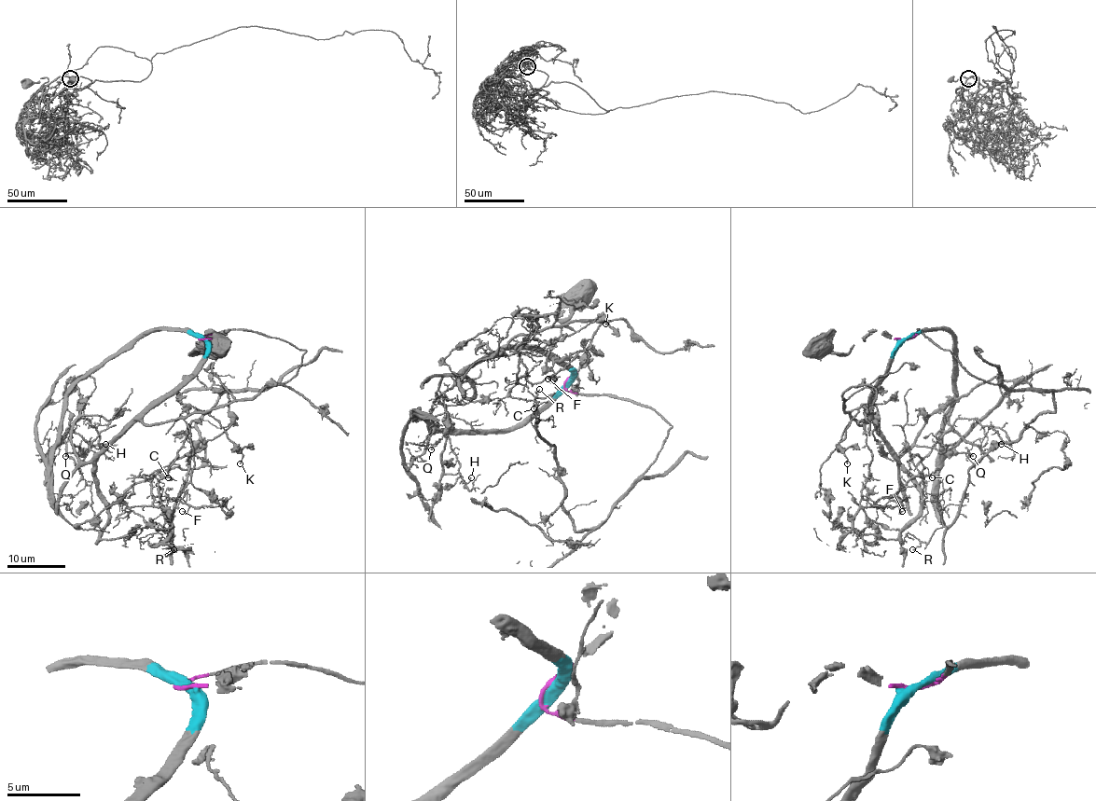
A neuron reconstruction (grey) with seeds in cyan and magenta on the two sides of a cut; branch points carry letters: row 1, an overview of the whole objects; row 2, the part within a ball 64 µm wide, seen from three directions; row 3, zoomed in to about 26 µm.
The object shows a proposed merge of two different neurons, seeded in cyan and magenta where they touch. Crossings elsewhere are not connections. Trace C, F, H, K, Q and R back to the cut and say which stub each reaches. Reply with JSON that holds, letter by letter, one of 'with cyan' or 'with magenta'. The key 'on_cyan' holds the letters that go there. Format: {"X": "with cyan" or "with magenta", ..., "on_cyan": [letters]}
{"C": "with cyan", "F": "with cyan", "H": "with cyan", "K": "with cyan", "Q": "with cyan", "R": "with magenta", "on_cyan": ["C", "F", "H", "K", "Q"]}

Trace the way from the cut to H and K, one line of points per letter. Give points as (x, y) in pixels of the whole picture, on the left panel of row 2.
H: (201, 339), (151, 329), (66, 395), (69, 424), (86, 419), (106, 443)
K: (201, 339), (205, 345), (202, 362), (143, 421), (164, 422), (195, 409), (205, 411), (242, 455), (241, 463)

